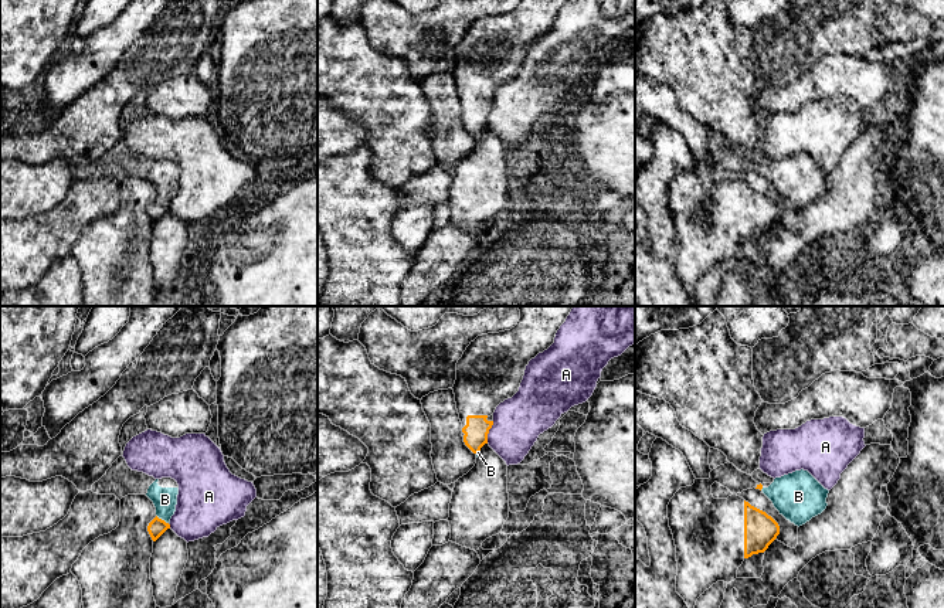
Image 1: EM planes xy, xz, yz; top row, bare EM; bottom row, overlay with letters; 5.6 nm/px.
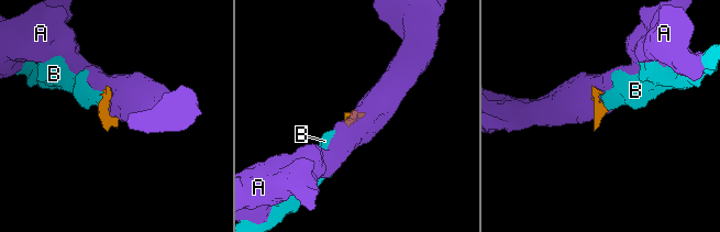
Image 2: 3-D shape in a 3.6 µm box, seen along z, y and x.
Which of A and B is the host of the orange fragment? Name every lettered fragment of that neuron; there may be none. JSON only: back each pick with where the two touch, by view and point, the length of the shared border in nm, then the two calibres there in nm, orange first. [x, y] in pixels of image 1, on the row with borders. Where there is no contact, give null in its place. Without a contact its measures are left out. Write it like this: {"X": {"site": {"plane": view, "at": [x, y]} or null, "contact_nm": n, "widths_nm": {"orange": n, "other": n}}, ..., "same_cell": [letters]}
{"B": {"site": {"plane": "xy", "at": [160, 519]}, "contact_nm": 90, "widths_nm": {"orange": 100, "other": 140}}, "same_cell": ["B"]}

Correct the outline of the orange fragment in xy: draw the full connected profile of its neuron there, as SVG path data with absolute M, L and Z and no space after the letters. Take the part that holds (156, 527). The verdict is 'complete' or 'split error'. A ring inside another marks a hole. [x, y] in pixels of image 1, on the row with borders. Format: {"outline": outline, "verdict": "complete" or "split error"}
{"outline": "M156 479L147 489L146 496L156 507L156 517L149 523L147 531L153 541L156 541L167 529L170 529L170 519L176 512L179 488L162 488Z", "verdict": "split error"}

